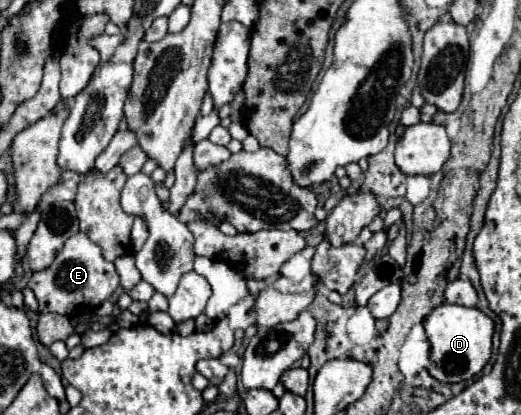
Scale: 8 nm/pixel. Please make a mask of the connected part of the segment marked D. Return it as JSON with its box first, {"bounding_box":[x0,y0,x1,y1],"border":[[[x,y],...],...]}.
{"bounding_box":[425,304,495,382],"border":[[[441,304],[425,318],[425,336],[431,346],[429,374],[439,382],[467,382],[477,376],[491,358],[491,338],[495,322],[479,308],[467,308],[459,304]]]}

